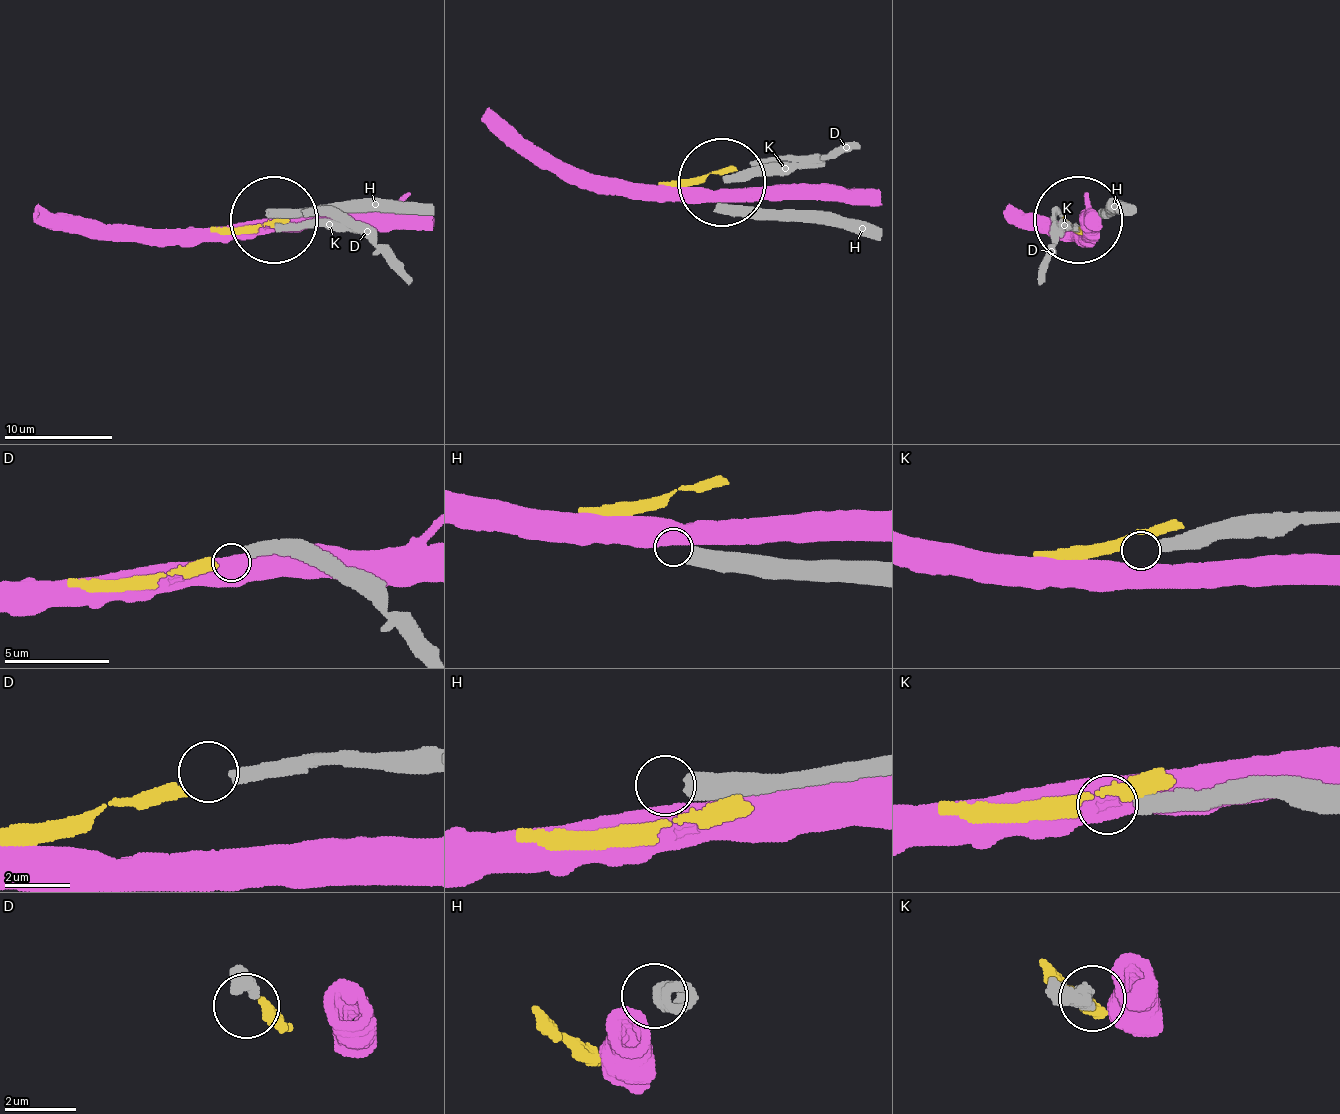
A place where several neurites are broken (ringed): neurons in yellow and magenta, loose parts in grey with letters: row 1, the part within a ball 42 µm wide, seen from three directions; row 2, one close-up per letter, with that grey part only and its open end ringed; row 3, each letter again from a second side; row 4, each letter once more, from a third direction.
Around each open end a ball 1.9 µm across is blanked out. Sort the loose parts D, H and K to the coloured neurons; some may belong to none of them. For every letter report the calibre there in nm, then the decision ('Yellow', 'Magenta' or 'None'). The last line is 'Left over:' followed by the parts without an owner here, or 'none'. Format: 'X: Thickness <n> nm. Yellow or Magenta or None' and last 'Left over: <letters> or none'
D: Thickness 400 nm. Yellow
H: Thickness 550 nm. None
K: Thickness 550 nm. None
Left over: H, K

